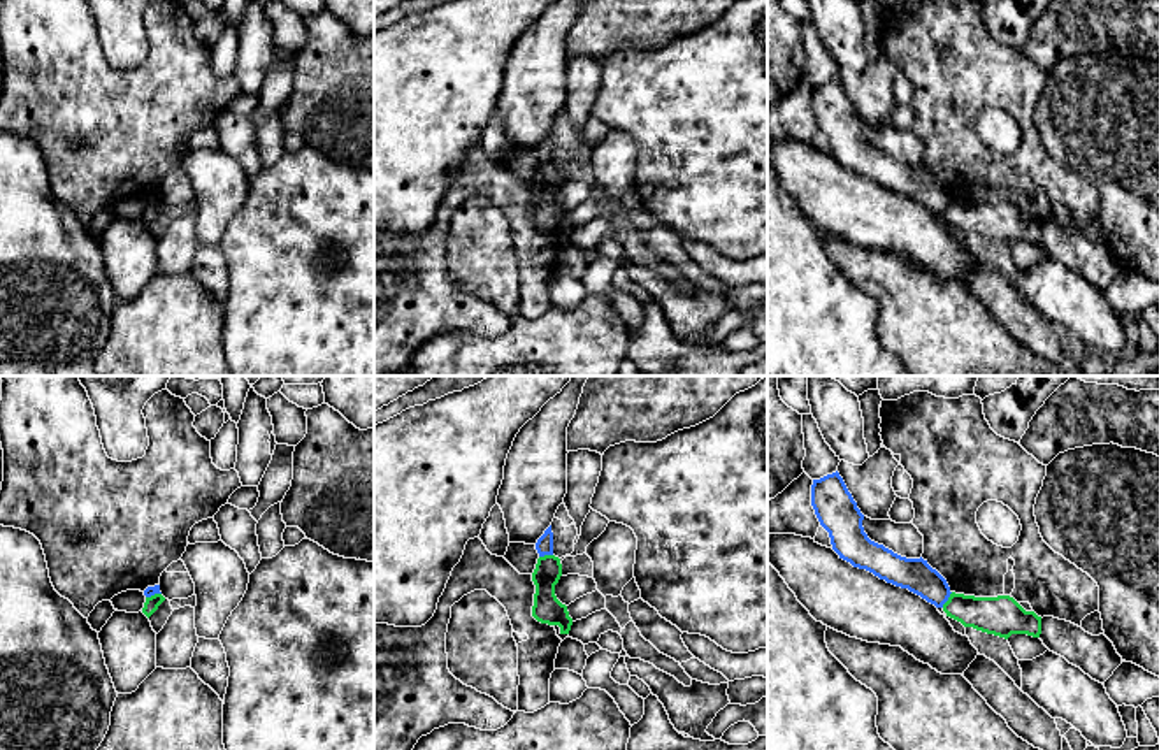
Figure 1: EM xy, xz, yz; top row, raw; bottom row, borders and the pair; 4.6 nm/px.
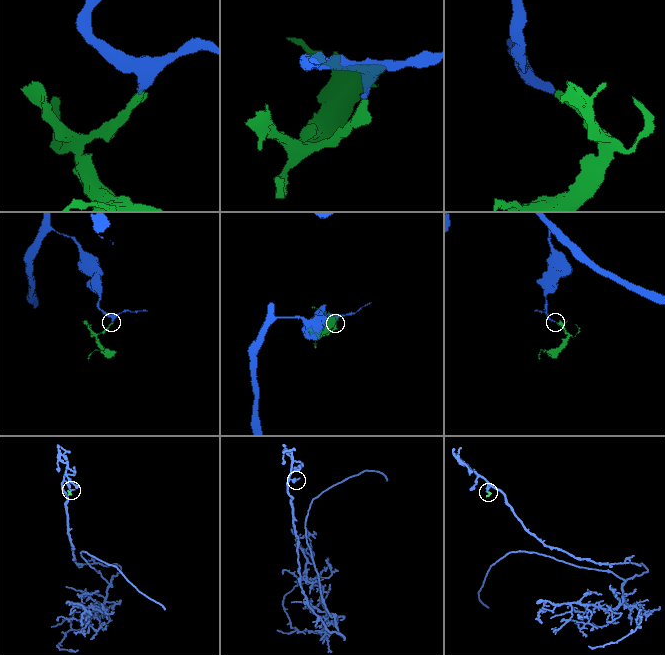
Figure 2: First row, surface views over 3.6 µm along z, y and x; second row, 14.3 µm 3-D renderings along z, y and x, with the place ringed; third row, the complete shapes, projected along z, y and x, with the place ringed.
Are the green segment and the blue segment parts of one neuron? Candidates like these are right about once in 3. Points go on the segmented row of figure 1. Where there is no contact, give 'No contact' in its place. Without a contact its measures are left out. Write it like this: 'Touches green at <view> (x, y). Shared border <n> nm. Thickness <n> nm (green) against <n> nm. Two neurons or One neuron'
Touches green at yz (949, 599). Shared border 90 nm. Thickness 180 nm (green) against 150 nm. Two neurons

